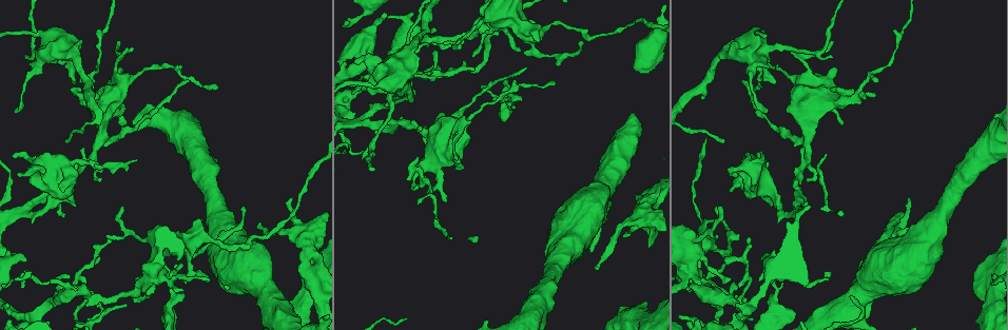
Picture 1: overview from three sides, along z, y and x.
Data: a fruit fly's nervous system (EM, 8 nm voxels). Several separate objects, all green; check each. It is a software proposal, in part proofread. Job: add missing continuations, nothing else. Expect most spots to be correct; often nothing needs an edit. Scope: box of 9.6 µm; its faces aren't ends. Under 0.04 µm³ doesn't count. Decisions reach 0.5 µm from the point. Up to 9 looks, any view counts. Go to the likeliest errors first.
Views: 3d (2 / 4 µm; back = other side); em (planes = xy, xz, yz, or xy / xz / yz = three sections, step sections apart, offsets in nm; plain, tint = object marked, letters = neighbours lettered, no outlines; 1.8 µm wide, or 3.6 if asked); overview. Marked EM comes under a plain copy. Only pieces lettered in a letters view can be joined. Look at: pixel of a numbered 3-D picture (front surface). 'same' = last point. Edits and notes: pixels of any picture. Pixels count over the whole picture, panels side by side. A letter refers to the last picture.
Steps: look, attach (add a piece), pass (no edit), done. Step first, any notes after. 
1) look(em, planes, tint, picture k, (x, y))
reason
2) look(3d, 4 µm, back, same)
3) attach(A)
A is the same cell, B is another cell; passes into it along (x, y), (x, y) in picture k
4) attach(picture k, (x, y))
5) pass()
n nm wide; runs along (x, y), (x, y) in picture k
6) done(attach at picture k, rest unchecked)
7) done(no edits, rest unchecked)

look(3d, 2 µm, picture 1, (647, 246))
thick end

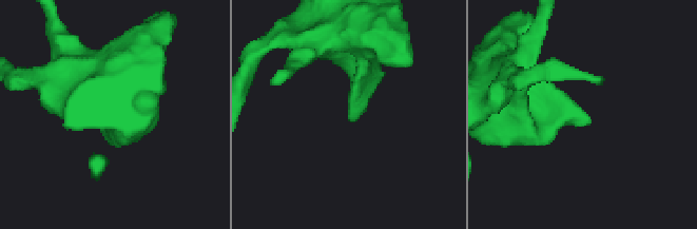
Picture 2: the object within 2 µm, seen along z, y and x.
look(em, planes, letters, picture 2, (348, 120))

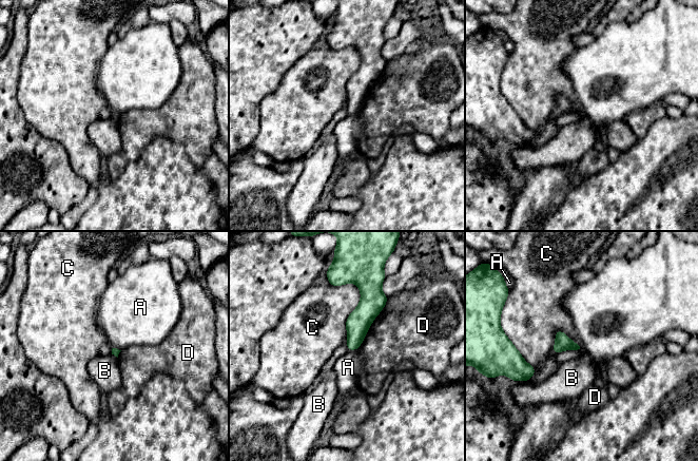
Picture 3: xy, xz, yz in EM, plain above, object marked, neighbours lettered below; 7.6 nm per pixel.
pass()
A, B, C and D are other cells; runs along (363, 288), (365, 313), (350, 347) in picture 3; none of them fits

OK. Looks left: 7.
look(3d, 4 µm, picture 1, (750, 49))
looks like a crossing

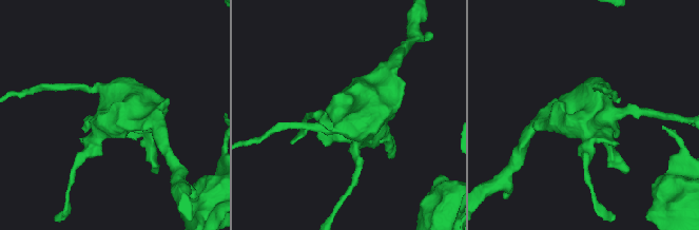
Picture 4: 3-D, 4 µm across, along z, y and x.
look(em, 3.6 µm, xz, step 16, tint, picture 4, (109, 117))
now the EM

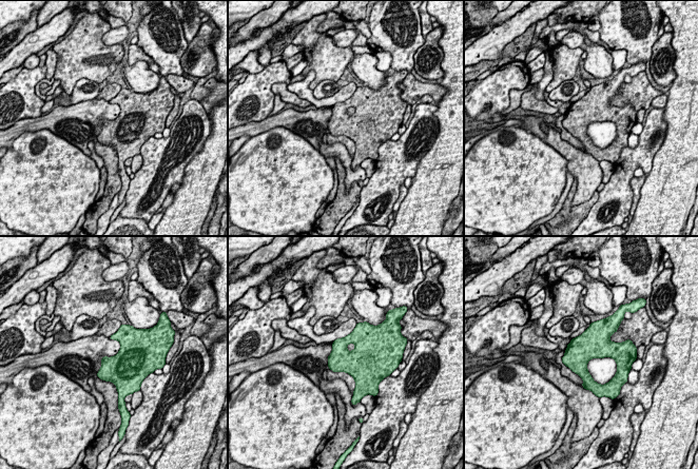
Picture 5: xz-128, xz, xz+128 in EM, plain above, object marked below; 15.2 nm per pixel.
look(em, 3.6 µm, planes, letters, same)
another direction

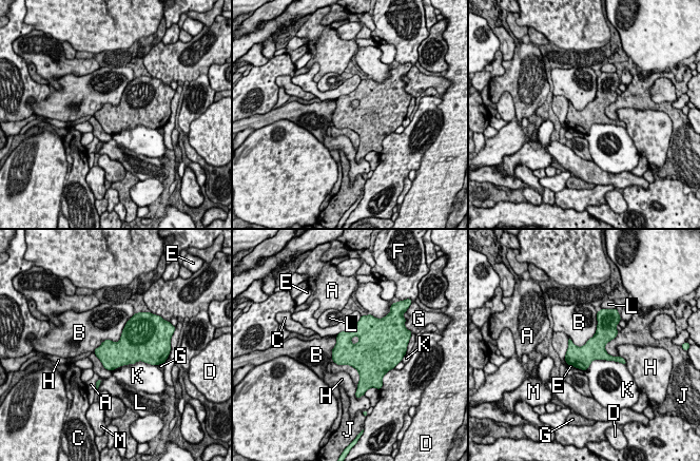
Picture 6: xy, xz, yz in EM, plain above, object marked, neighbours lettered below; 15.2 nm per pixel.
pass()
A, B, C, D, E, F, G, H, J, K, L and M are other cells; border along (133, 315), (117, 342), (93, 351) in picture 6; no lettered piece goes on from it

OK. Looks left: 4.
look(em, xy, step 8, tint, picture 1, (853, 100))

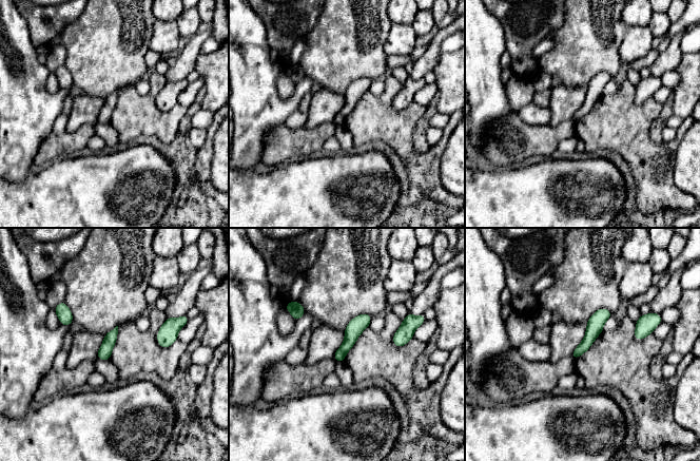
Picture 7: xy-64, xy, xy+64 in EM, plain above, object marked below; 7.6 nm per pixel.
look(em, planes, letters, same)
cut it another way

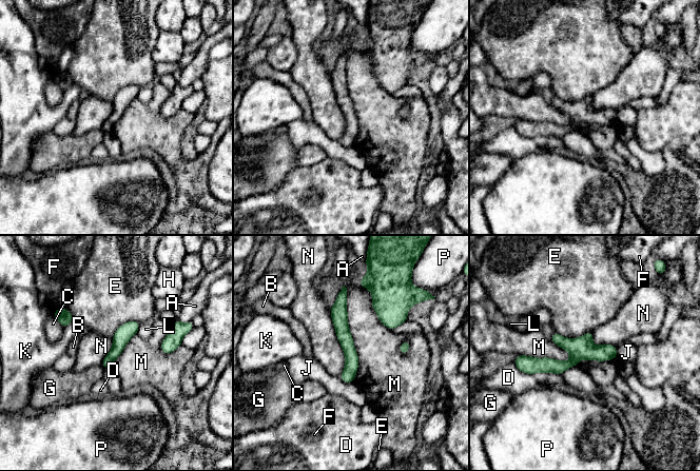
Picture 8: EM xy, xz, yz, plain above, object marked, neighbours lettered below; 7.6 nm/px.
pass()
A, B, C, D, E, F, G, H, J, K, L, M, N and P are other cells; runs along (614, 349), (581, 352), (567, 365), (524, 358) in picture 8; no lettered piece goes on from it

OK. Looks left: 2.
done(no edits, rest unchecked)

